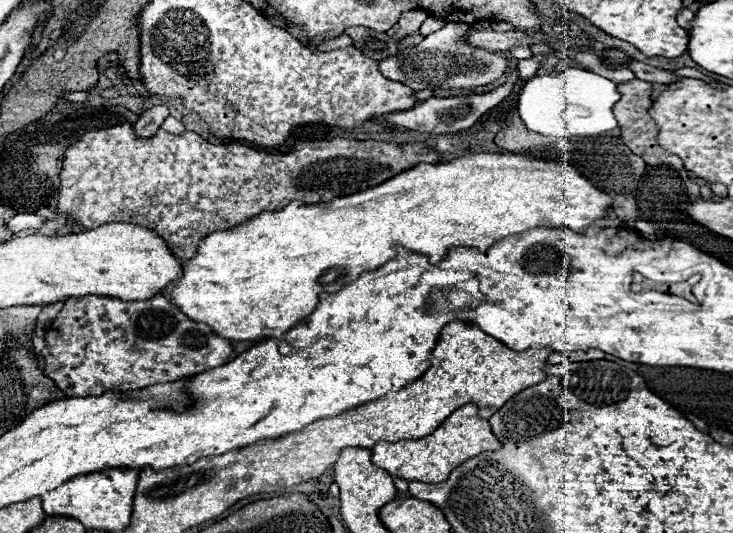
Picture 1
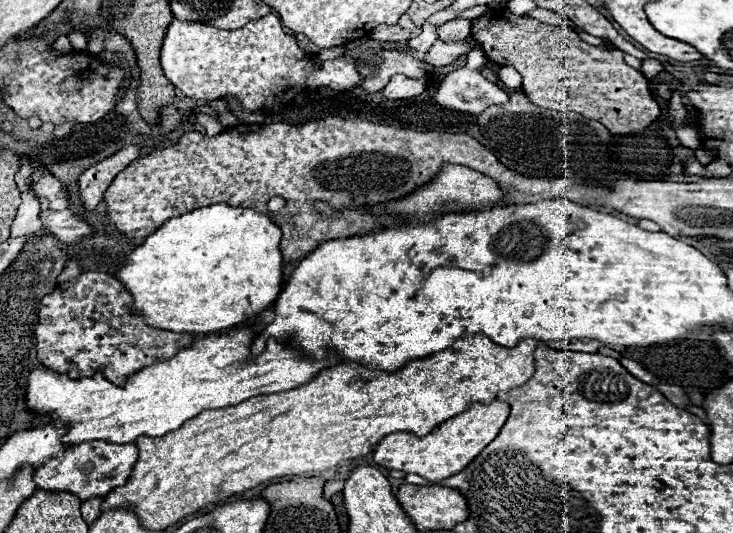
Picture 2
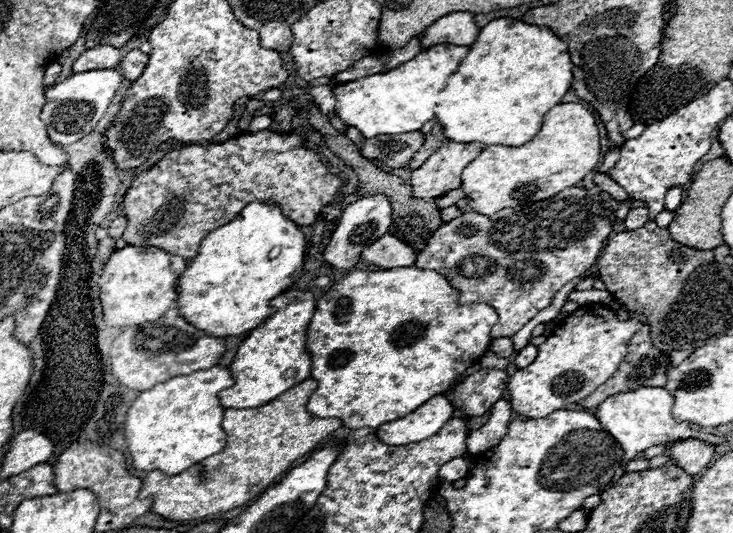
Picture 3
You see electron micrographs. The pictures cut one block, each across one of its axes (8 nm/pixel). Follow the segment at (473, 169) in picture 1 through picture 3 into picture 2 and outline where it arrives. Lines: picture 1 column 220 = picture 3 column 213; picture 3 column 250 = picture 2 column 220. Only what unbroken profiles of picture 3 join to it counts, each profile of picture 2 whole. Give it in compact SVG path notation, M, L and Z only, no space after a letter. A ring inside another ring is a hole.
M226 202L222 204L212 204L212 206L204 206L198 210L192 210L188 214L182 214L178 218L170 218L166 220L154 234L150 234L144 244L136 246L132 252L128 252L126 260L122 266L116 268L114 278L130 292L132 296L132 306L134 306L134 314L140 314L144 318L144 322L148 322L154 328L166 328L172 332L190 332L190 334L204 334L204 332L218 332L218 330L226 330L236 326L238 322L244 322L246 318L254 318L258 316L262 310L266 310L280 294L280 282L282 282L282 254L280 254L280 228L264 214L258 214L250 208L232 208Z

